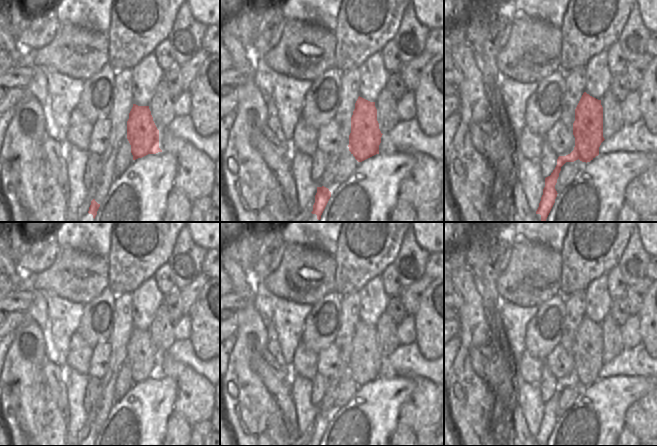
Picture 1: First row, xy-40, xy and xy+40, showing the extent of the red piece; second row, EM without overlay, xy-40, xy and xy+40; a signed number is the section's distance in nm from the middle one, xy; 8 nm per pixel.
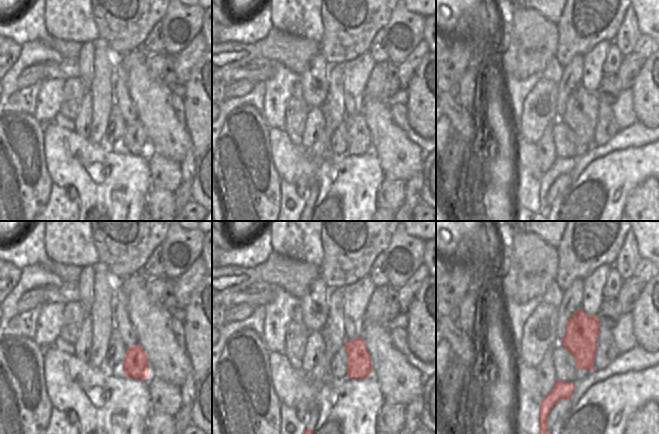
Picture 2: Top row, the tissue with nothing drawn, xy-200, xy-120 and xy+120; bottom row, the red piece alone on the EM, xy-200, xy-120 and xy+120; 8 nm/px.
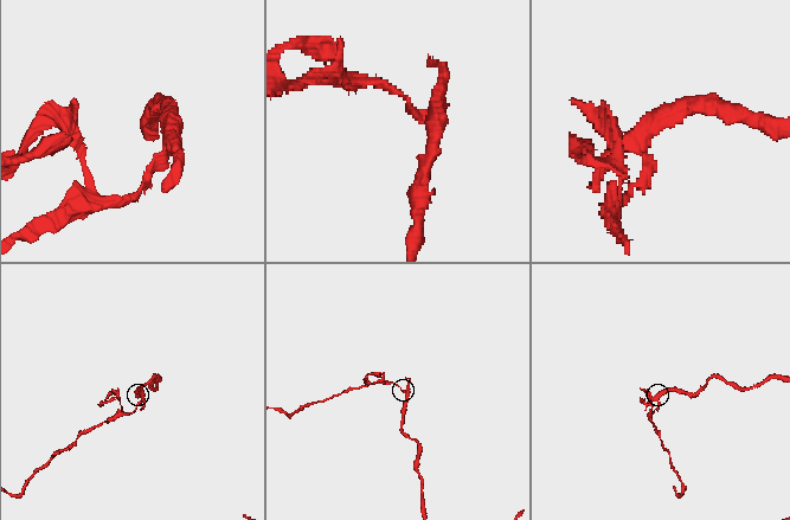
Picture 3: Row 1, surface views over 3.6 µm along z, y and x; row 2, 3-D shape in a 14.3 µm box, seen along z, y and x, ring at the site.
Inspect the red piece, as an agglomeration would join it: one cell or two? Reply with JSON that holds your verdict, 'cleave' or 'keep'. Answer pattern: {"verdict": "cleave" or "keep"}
{"verdict": "cleave"}

